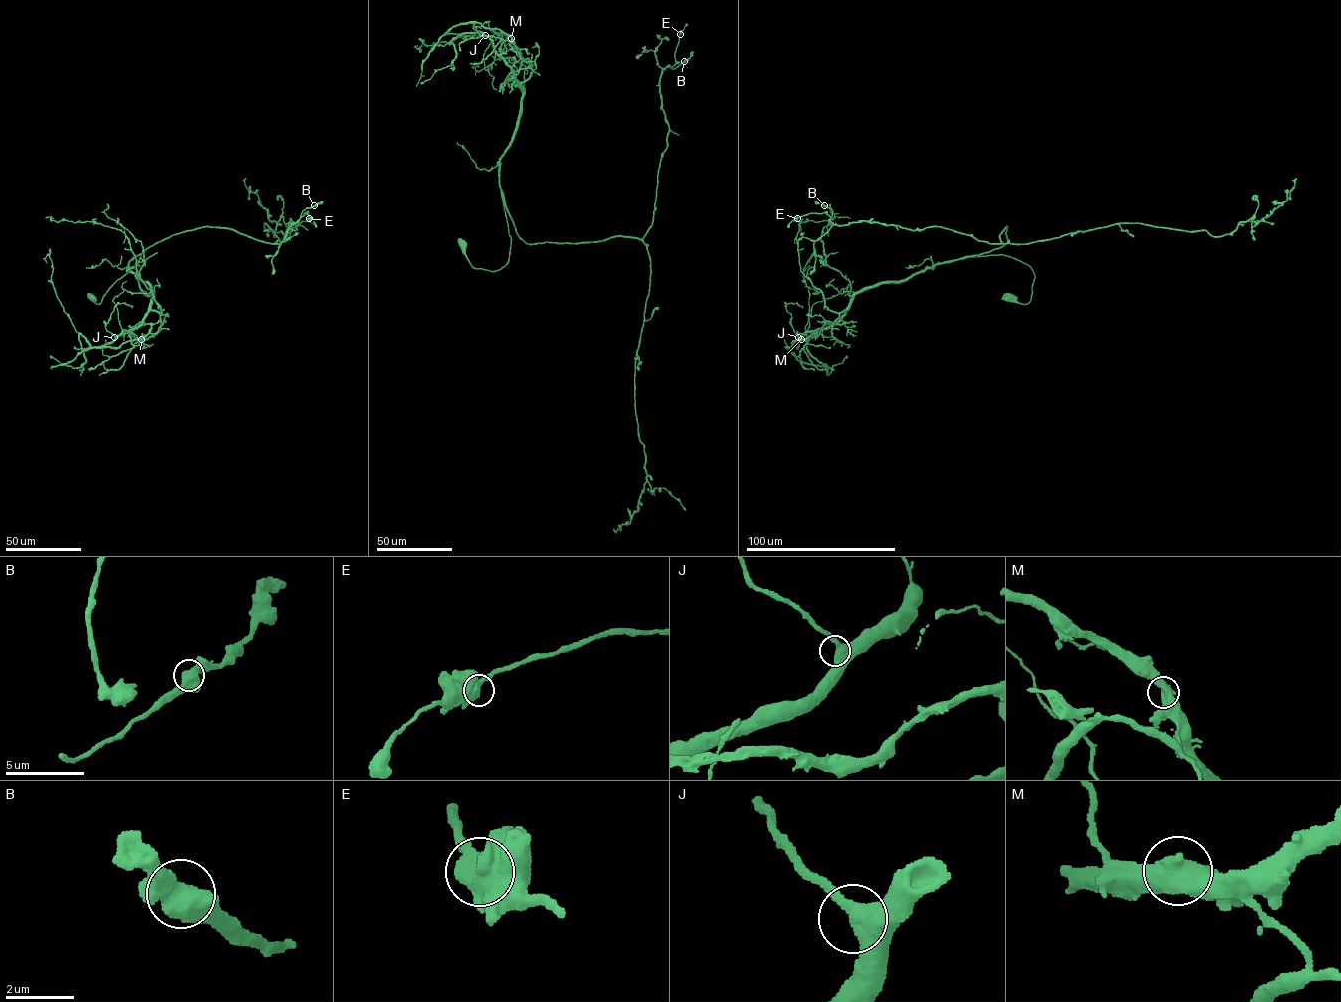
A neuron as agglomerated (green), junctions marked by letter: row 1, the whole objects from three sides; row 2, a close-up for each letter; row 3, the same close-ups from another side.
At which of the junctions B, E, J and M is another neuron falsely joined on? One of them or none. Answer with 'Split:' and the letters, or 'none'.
Split: M

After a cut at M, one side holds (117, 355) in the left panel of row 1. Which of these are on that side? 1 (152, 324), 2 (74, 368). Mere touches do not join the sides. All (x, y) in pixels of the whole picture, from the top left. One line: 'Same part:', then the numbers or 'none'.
Same part: 2

